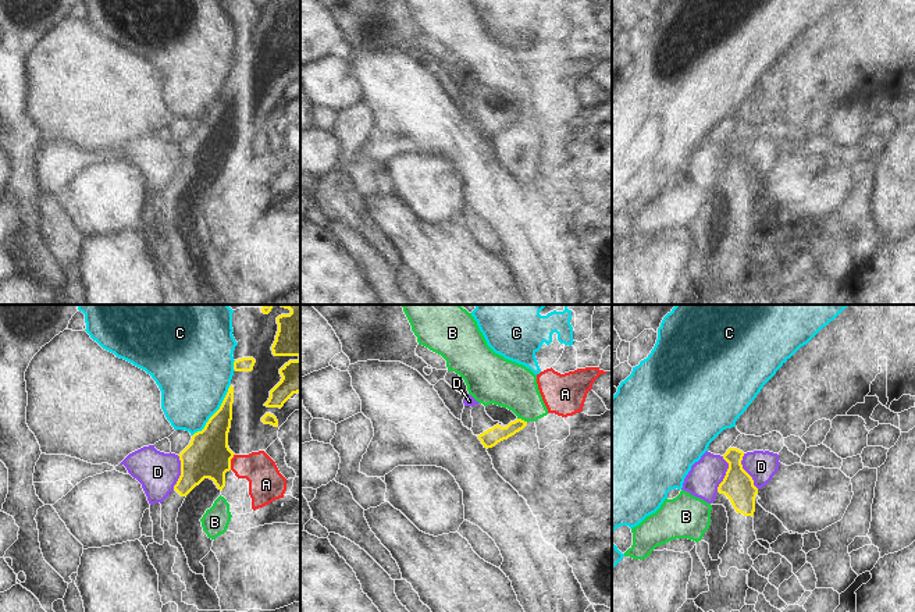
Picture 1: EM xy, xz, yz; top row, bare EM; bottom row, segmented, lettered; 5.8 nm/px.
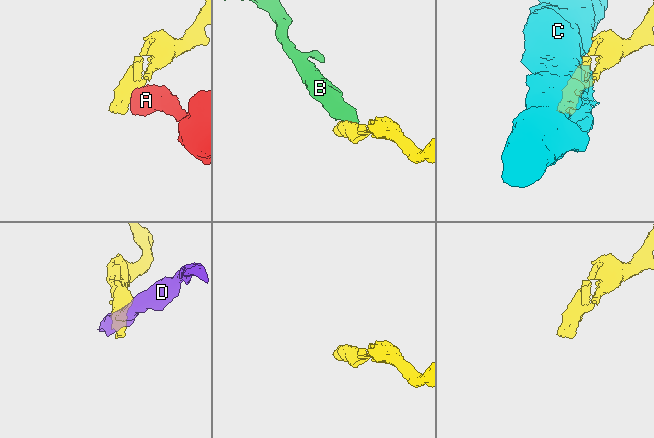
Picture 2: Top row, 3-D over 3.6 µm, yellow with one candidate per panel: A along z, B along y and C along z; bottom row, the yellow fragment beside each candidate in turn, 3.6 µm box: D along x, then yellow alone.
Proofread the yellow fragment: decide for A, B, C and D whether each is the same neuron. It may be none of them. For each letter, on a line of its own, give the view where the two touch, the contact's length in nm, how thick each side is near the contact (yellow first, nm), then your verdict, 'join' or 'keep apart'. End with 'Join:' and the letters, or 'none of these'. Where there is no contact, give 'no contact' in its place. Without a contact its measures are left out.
A: meets yellow in xy; contact 100 nm long; 260 nm thick on the yellow side, 200 nm on the other; keep apart
B: meets yellow in xz; contact 70 nm long; 100 nm thick on the yellow side, 260 nm on the other; keep apart
C: meets yellow in xy; contact 380 nm long; 240 nm thick on the yellow side, 420 nm on the other; keep apart
D: meets yellow in yz; contact 220 nm long; 180 nm thick on the yellow side, 170 nm on the other; keep apart
Join: none of these

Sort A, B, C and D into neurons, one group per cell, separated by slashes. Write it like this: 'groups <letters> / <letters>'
groups A D / B / C

